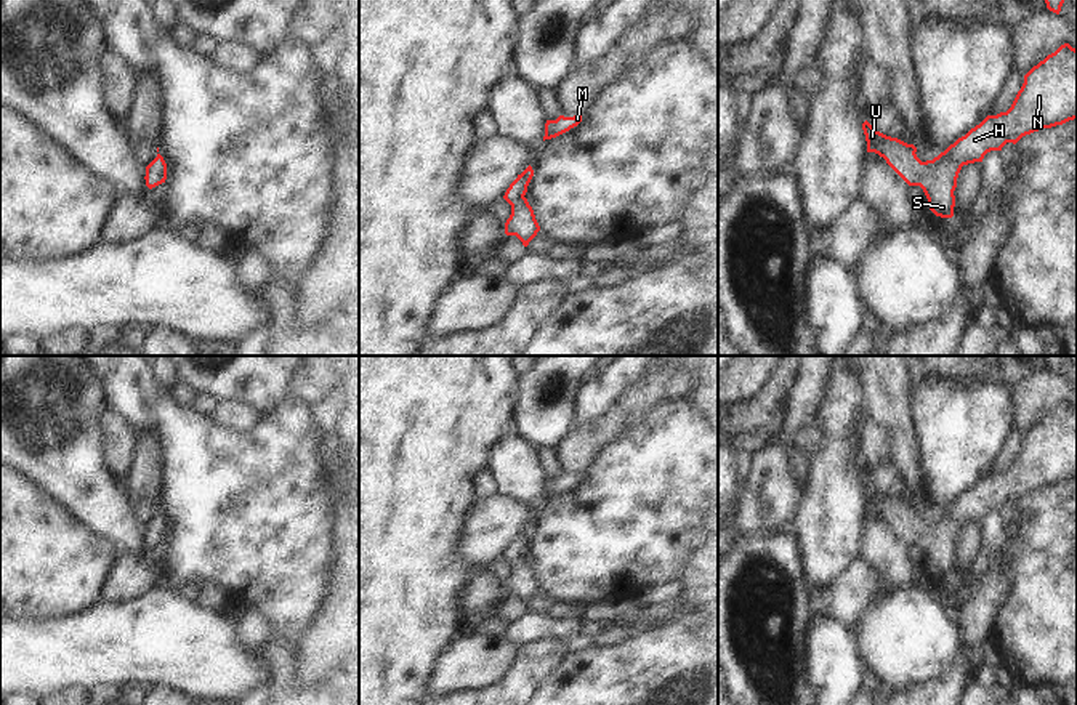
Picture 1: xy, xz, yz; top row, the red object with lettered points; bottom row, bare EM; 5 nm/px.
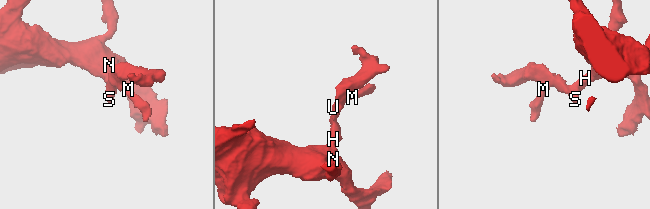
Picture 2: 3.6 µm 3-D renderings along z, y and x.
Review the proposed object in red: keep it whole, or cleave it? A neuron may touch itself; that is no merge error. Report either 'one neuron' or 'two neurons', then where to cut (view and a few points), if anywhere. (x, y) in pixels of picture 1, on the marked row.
one neuron | no cut

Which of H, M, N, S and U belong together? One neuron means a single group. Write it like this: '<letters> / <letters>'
H M N S U

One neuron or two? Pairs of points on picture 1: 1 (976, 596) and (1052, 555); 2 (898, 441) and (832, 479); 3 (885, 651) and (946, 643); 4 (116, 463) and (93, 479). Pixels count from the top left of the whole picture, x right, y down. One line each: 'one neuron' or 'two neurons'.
1: two neurons
2: two neurons
3: one neuron
4: two neurons

